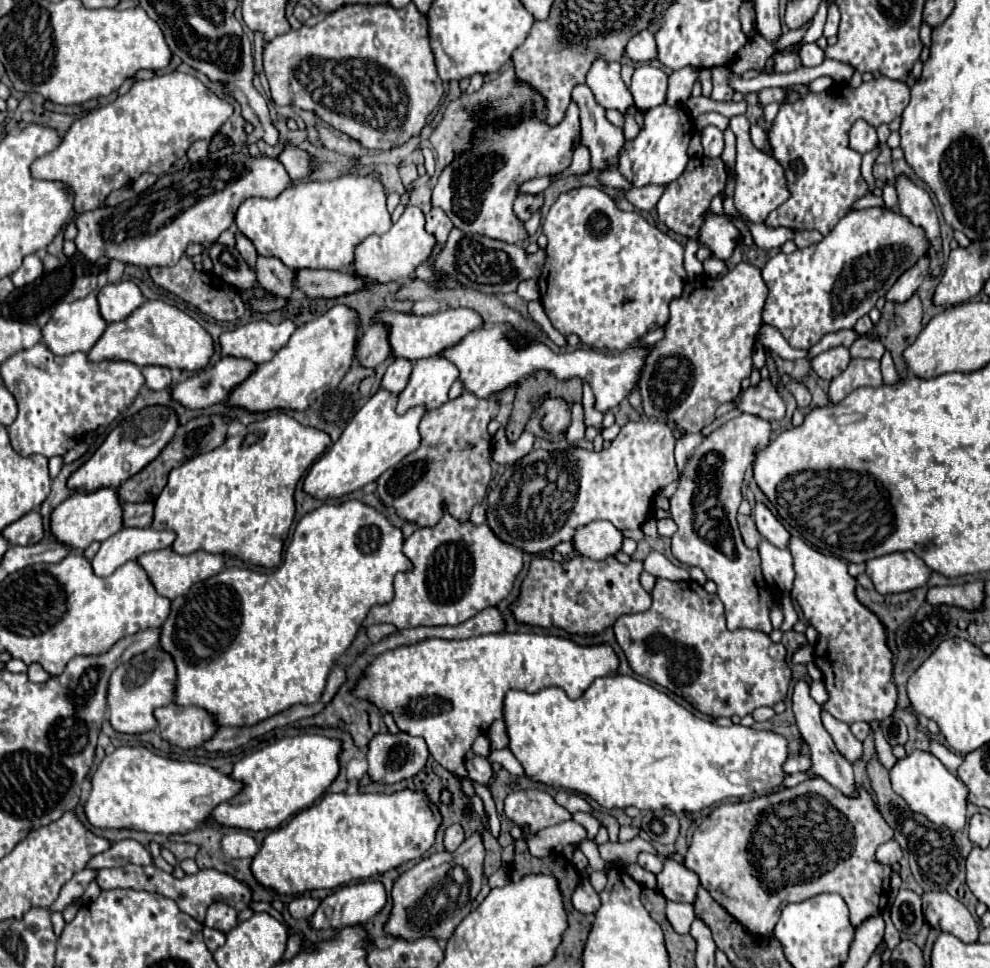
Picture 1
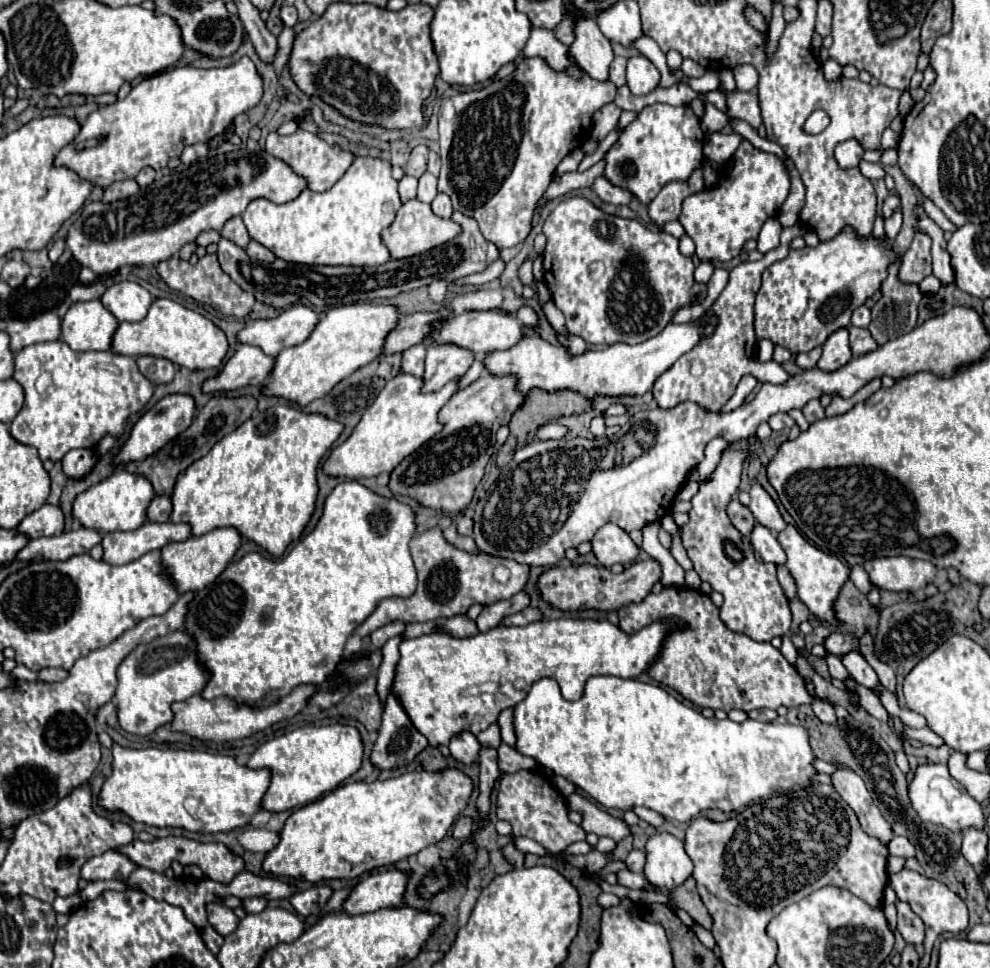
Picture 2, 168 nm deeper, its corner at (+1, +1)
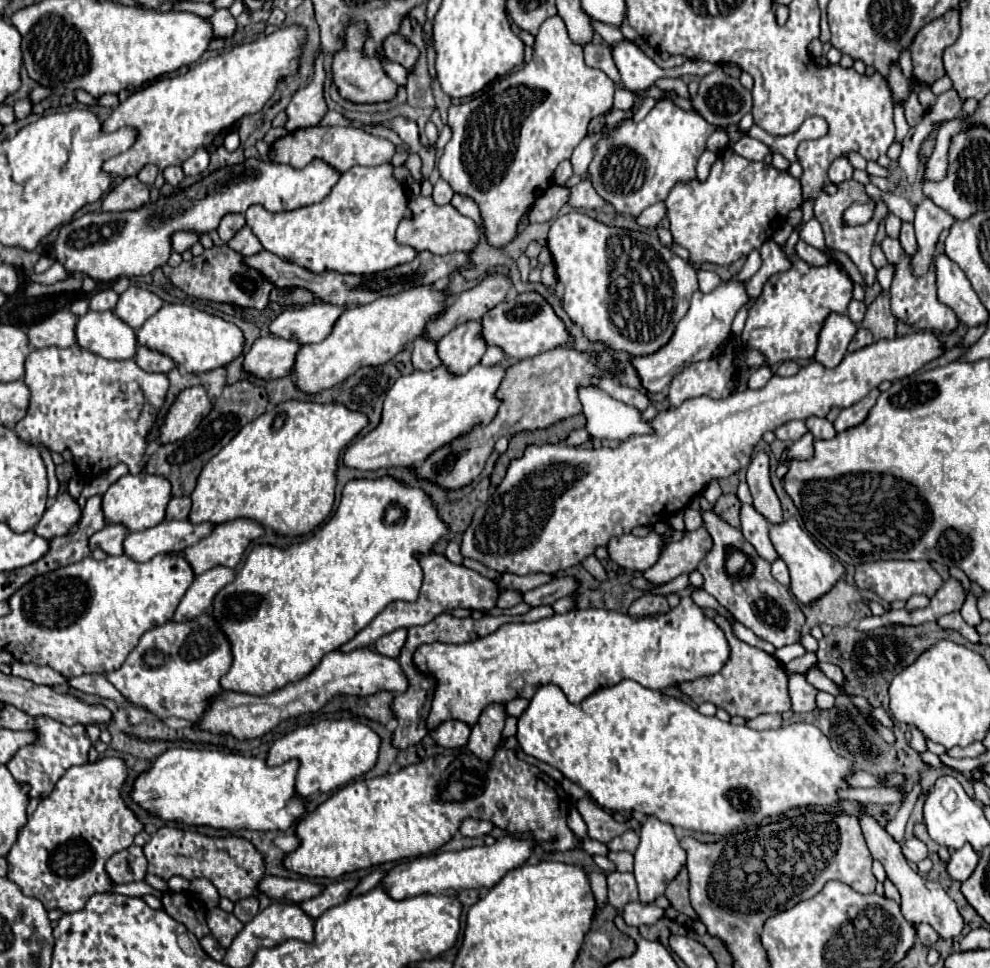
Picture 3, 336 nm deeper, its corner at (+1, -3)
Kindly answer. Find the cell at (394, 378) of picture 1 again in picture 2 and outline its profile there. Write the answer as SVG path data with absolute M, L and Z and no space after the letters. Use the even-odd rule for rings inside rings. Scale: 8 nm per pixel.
M422 343L406 349L402 353L402 373L422 377L424 375L424 355L426 355L426 347Z

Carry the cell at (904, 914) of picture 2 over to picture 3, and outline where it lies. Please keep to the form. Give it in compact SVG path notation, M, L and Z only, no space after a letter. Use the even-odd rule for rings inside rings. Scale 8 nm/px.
M916 923L914 929L916 929L916 939L918 939L922 945L926 945L928 949L934 947L934 943L938 941L938 933L936 933L930 925L926 925L926 923Z

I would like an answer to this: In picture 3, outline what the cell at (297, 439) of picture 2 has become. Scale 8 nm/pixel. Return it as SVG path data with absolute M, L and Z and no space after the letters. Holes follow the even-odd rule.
M286 401L268 407L264 415L256 421L244 425L240 433L226 445L218 455L214 455L200 471L196 489L192 491L192 509L188 521L192 523L228 523L234 519L254 519L266 529L272 529L282 537L300 537L314 531L332 511L334 487L336 487L336 465L342 449L352 443L352 439L366 427L366 415L346 411L340 403L318 405Z

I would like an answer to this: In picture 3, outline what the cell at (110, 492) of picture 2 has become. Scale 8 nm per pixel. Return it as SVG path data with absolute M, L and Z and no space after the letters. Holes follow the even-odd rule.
M124 475L102 495L102 513L106 523L120 523L128 531L146 531L164 521L164 509L170 501L170 483L158 475Z

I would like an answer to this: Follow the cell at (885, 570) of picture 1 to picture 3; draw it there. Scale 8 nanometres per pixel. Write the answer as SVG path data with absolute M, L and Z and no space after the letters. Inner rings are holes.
M878 561L856 567L856 583L860 589L872 589L880 599L892 603L896 599L908 601L914 593L932 597L942 587L942 577L928 561Z

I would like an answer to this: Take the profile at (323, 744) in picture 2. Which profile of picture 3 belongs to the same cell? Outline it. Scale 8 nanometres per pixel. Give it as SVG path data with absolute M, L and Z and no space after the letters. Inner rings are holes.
M354 719L320 721L316 725L300 727L276 739L268 751L266 765L274 767L296 759L300 763L296 775L296 793L302 799L308 799L314 793L330 793L370 771L376 763L378 747L380 747L380 737L368 725L362 725Z

